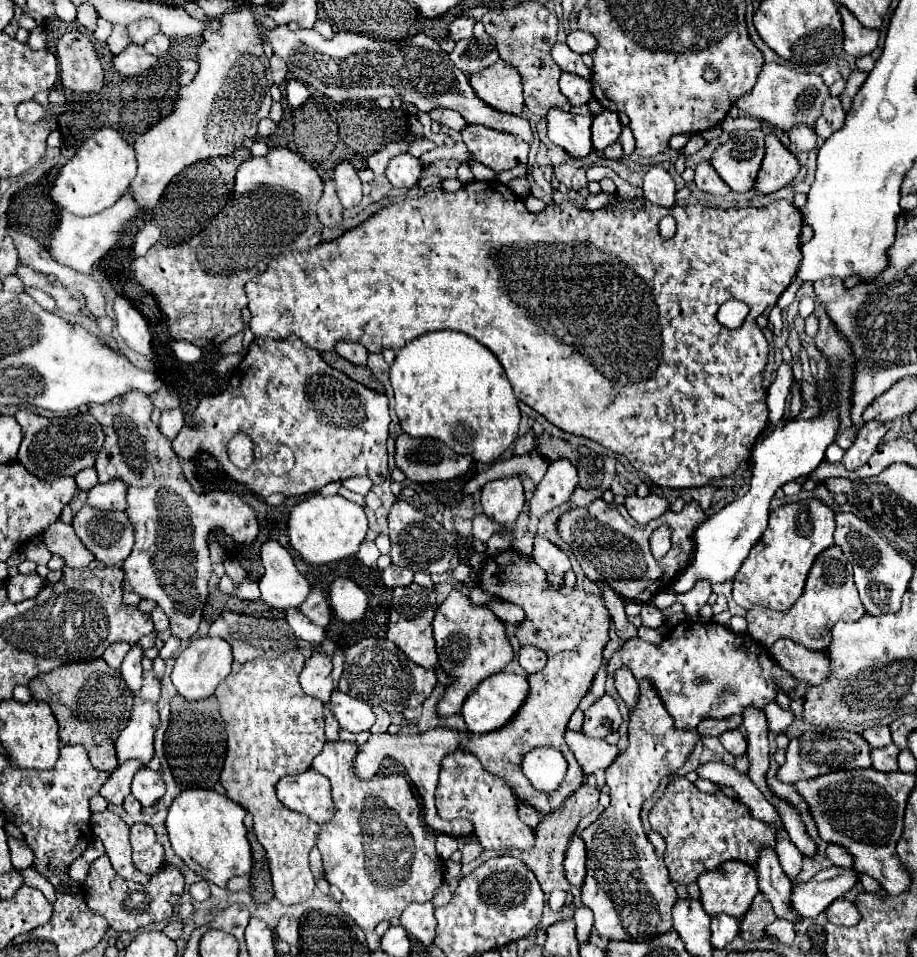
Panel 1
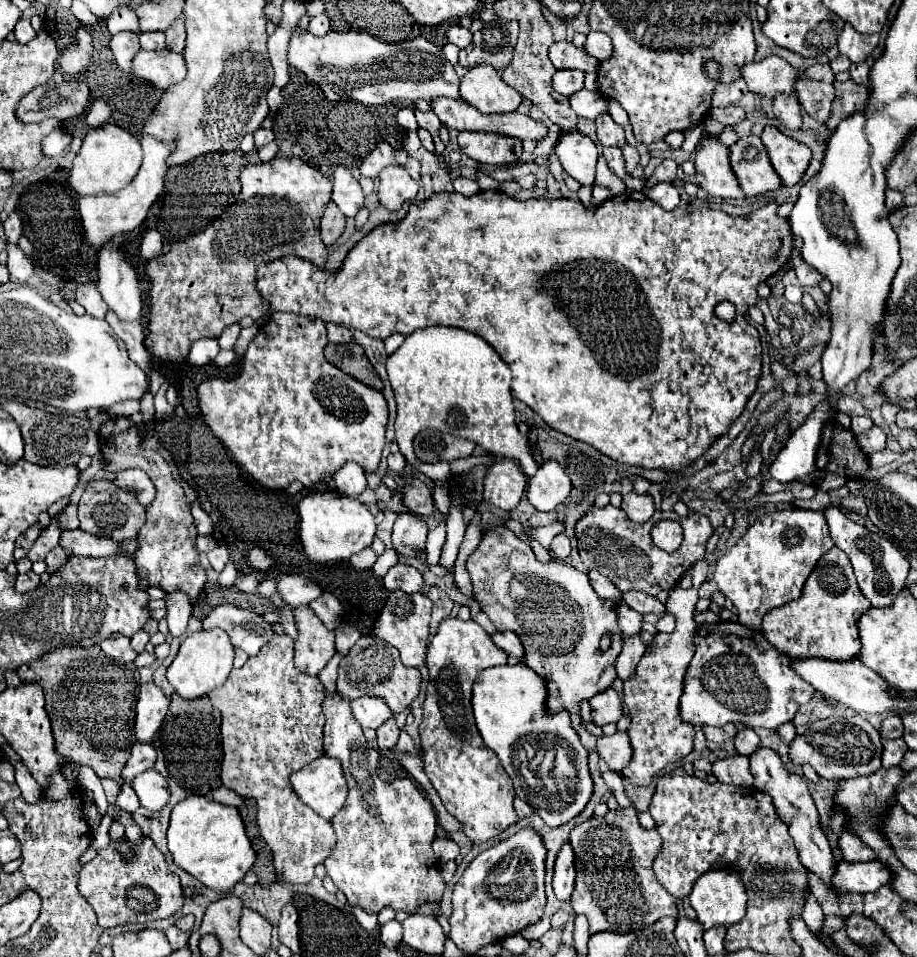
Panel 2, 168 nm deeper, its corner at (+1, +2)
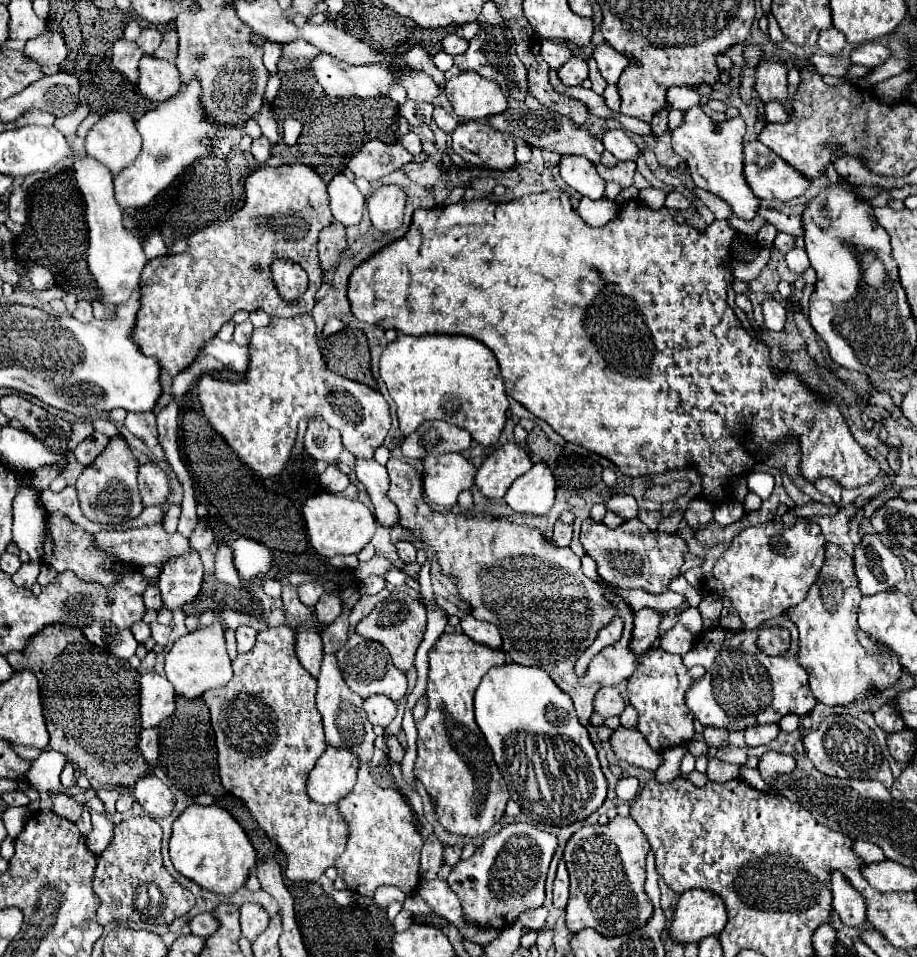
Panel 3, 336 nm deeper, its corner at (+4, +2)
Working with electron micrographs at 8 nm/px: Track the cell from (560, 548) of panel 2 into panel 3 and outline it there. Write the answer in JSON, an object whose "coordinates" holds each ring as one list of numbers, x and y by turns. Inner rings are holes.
{"coordinates":[[558,520,554,526,554,544,556,546,570,546,570,538,572,538,572,526]]}

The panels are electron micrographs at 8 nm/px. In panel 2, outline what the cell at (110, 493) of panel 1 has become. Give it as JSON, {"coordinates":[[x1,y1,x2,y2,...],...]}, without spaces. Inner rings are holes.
{"coordinates":[[129,468,129,470,123,470,123,472,117,472,115,476,115,486,125,490,125,492,131,492,137,496,137,500,143,504,143,506,149,506,149,502,153,502,155,494,155,486,153,482,149,480,149,476,143,472,143,470,137,470,137,468]]}

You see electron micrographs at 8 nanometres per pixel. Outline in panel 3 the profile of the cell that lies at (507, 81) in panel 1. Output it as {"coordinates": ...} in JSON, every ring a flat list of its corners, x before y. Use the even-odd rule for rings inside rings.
{"coordinates":[[460,72,446,82,444,92,462,120,484,120,502,114,508,108,506,96,498,90,498,84,478,74]]}

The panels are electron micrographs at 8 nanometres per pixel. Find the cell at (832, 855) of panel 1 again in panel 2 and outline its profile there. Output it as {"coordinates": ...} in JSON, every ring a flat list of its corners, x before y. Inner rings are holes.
{"coordinates":[[843,832,839,836,837,848,841,850,843,860,849,860,849,862,867,862,867,860,875,858,873,850,869,850,859,838,853,838,853,834,849,834,849,832]]}

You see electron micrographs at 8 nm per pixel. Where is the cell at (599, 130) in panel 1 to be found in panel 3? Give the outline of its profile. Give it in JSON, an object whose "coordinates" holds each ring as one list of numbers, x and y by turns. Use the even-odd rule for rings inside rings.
{"coordinates":[[608,130,602,138,608,152,614,154,616,160,632,160,636,162,640,156,640,148,624,130]]}

